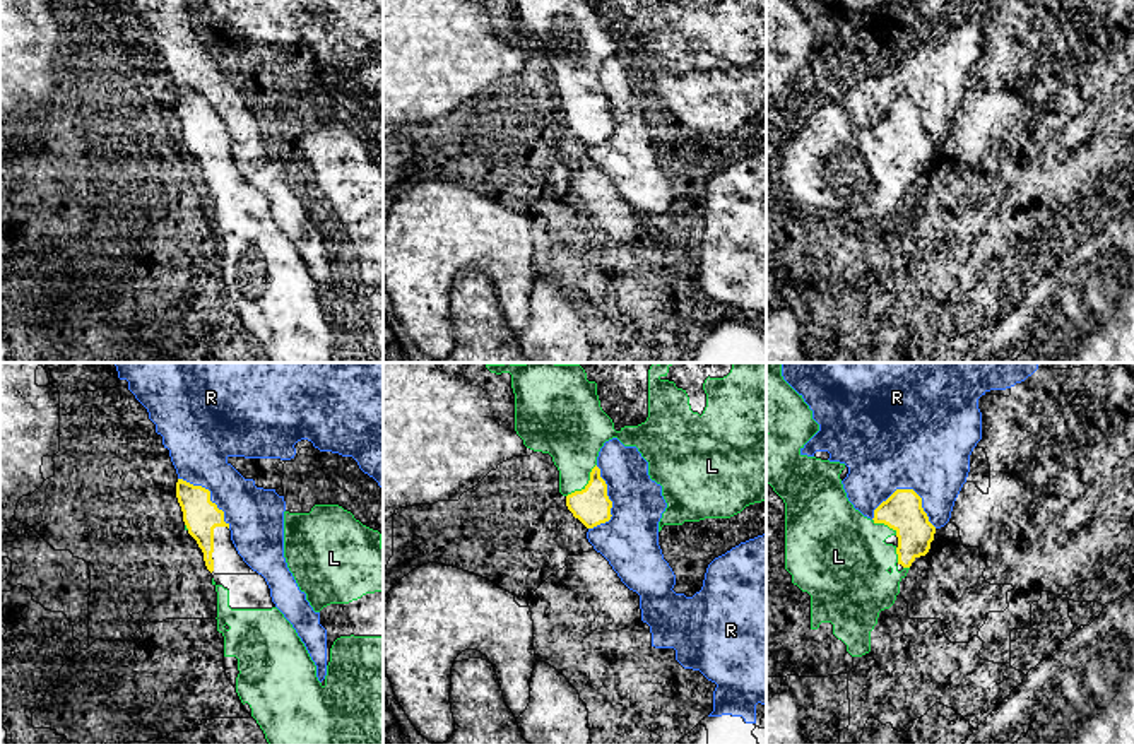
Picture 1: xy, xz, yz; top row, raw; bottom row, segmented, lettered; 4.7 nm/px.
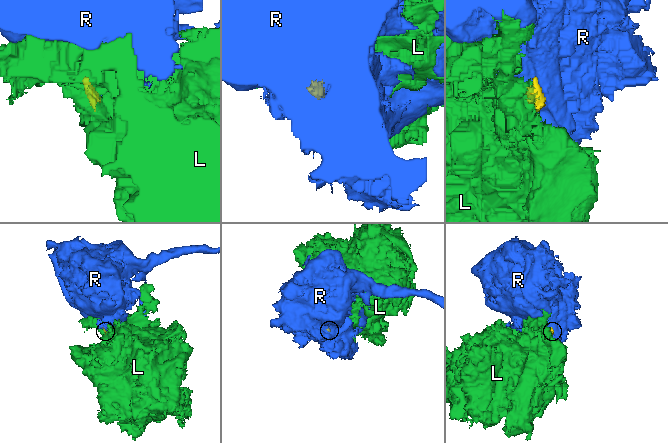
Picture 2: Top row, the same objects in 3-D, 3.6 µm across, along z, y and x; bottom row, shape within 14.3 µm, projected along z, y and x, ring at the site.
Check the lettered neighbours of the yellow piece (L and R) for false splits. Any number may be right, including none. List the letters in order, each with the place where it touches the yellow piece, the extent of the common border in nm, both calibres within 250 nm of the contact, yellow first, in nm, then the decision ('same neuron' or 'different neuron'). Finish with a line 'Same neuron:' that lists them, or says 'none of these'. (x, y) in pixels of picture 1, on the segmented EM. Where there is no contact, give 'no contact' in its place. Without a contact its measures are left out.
L: contact xz (587, 484); length 220 nm; calibres 180 and 300 nm; different neuron
R: contact yz (912, 490); length 320 nm; calibres 190 and 500 nm; different neuron
Same neuron: none of these

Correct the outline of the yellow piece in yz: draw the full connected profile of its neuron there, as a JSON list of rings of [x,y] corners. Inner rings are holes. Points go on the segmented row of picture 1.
[[[896,489],[874,510],[872,520],[896,532],[884,540],[896,547],[896,566],[910,568],[917,558],[925,556],[934,546],[936,527],[929,522],[922,498],[913,489]]]

